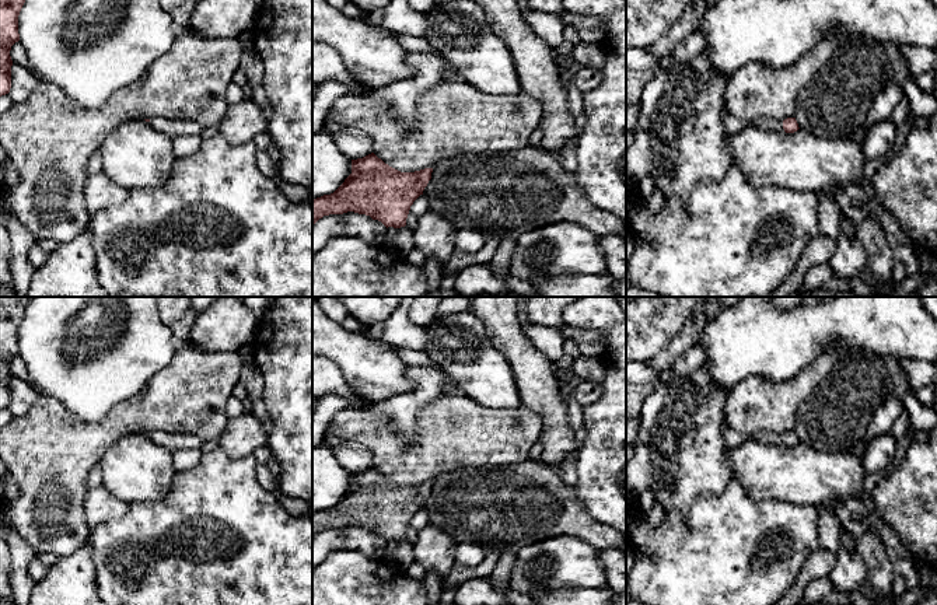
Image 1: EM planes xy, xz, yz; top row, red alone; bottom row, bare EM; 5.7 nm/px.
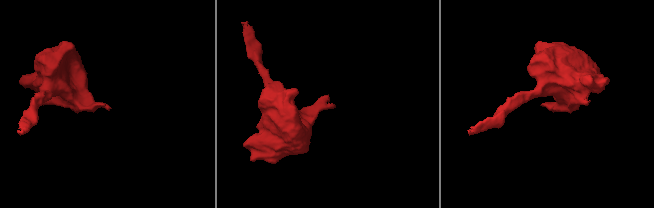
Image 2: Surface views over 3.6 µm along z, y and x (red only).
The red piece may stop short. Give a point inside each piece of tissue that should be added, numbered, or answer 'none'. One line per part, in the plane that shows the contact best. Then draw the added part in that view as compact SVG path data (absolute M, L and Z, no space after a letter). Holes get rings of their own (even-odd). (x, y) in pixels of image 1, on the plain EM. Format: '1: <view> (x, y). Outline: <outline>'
1: yz (764, 437). Outline: M765 430L758 431L752 438L761 444L784 444L783 434L775 434Z

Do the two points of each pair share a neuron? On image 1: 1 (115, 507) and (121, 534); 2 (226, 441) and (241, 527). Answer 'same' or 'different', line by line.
1: different
2: different

